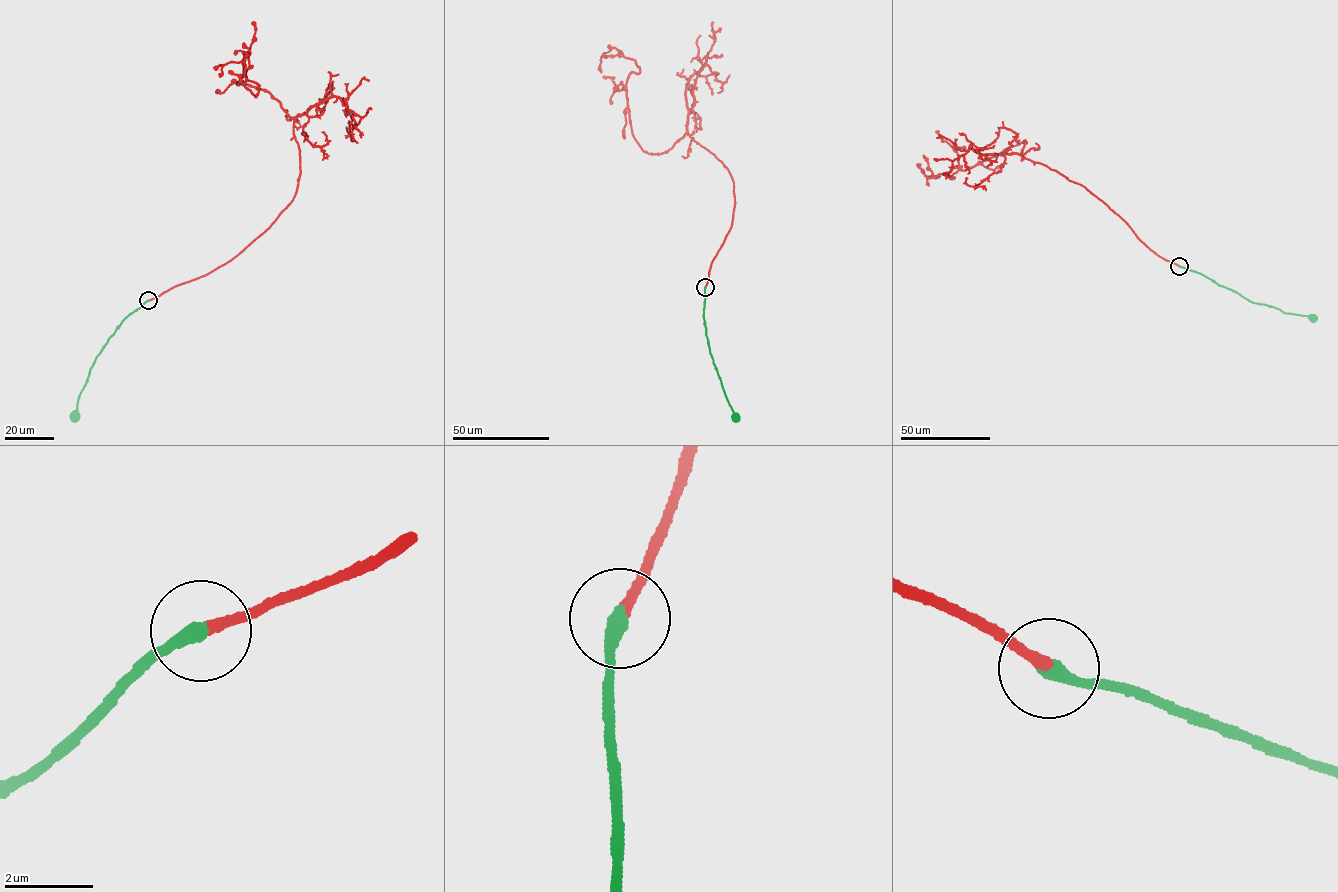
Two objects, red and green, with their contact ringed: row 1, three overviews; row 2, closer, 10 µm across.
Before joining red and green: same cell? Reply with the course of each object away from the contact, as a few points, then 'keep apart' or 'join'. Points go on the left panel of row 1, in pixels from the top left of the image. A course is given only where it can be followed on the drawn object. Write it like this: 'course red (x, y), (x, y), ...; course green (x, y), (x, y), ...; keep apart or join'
course red (148, 300), (229, 261), (298, 185), (293, 119), (267, 91), (237, 84), (256, 97), (245, 63), (216, 70); course green (148, 300), (123, 320), (103, 346), (78, 396), (75, 417); join

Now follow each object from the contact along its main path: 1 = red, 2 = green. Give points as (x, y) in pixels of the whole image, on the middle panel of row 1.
1: (705, 287), (733, 180), (686, 134), (642, 150), (626, 86), (639, 68), (614, 47), (601, 72)
2: (705, 287), (703, 317), (708, 344), (724, 393), (736, 416)

